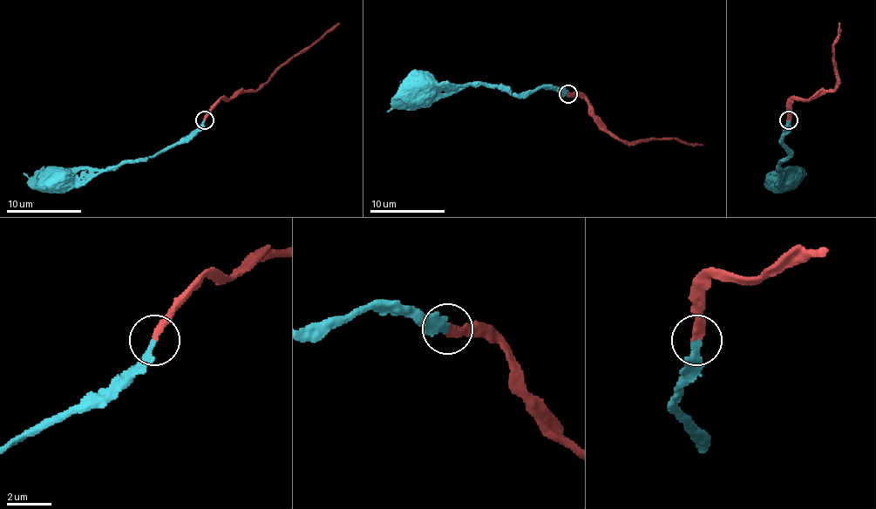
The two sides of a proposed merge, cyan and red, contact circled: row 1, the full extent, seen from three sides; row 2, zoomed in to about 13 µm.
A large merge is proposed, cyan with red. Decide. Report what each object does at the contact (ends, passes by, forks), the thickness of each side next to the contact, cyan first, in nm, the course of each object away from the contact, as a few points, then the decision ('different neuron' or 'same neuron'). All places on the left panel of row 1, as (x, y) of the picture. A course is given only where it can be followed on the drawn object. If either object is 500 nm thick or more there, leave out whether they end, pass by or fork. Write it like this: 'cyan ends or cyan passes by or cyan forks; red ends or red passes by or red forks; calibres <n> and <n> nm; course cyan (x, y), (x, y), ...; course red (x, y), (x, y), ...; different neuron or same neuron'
cyan ends; red ends; calibres 300 and 340 nm; course cyan (204, 119), (196, 129), (153, 157), (109, 166), (88, 177), (57, 175); course red (204, 119), (222, 98), (232, 98), (239, 91), (254, 91), (293, 56), (314, 44), (340, 23); same neuron

